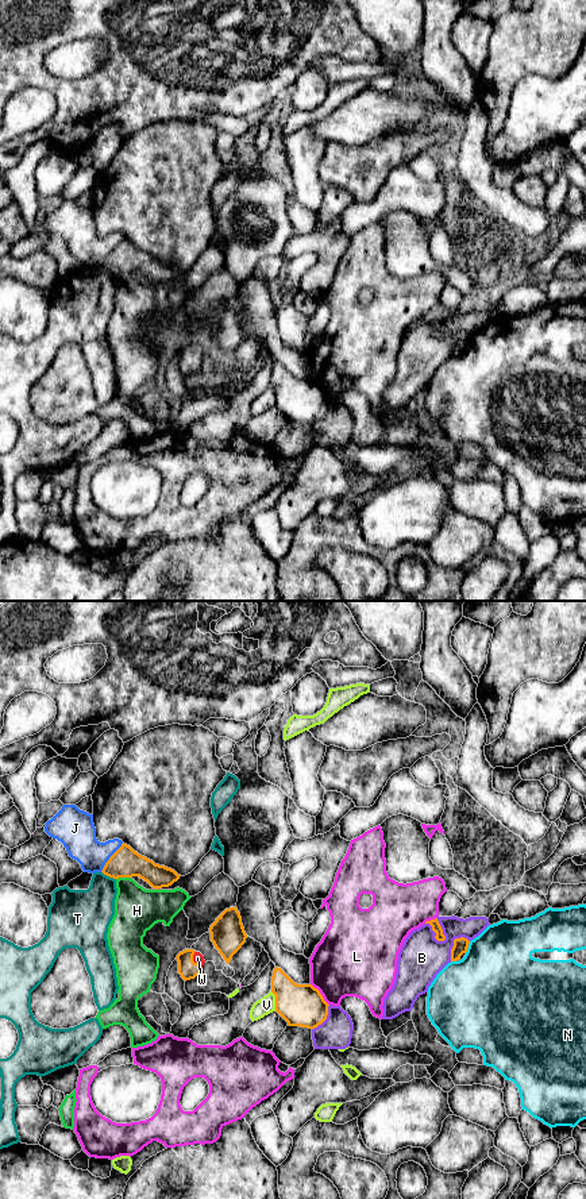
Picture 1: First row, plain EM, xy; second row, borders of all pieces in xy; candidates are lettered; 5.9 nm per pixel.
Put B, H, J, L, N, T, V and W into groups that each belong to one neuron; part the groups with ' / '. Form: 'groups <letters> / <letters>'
groups B / H / J / L / N / T / V / W

